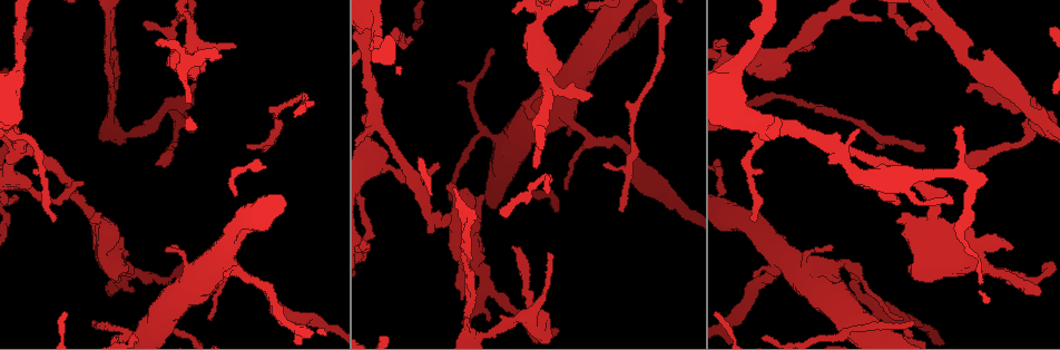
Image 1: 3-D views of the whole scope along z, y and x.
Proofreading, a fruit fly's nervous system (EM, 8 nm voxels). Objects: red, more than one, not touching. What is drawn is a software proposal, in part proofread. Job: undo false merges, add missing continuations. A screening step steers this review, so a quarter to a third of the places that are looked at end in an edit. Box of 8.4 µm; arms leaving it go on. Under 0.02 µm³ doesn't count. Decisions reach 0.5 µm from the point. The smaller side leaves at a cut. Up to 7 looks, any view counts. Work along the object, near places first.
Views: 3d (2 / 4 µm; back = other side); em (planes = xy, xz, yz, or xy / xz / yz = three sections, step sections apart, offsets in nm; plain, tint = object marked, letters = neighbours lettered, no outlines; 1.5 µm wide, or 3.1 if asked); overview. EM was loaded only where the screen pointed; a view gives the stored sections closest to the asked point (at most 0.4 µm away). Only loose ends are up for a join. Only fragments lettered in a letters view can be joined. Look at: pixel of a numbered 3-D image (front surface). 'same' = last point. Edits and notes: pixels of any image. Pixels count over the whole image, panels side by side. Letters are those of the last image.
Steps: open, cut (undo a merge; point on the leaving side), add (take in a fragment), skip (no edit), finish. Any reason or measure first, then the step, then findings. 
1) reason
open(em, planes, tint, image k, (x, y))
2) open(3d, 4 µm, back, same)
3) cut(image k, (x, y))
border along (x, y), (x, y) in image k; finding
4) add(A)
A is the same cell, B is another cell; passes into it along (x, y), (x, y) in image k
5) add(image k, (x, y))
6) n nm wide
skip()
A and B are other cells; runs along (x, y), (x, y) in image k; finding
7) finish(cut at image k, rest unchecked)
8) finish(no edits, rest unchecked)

thin end
open(em, planes, letters, image 1, (513, 246))

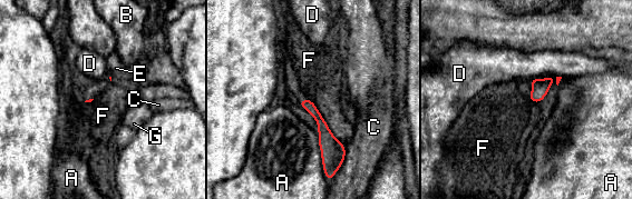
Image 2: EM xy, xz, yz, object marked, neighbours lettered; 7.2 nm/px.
A touches over 320 nm
skip()
A, B, C, D, E, F and G are other cells; border along (309, 98), (327, 123) in image 2; no lettered fragment goes on from it

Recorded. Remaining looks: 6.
tapers out
open(em, xy, step 8, tint, image 1, (548, 252))

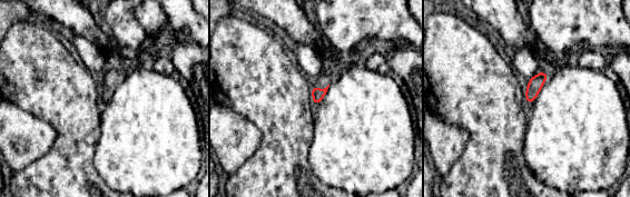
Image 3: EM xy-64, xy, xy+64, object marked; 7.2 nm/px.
another direction
open(em, planes, tint, same)

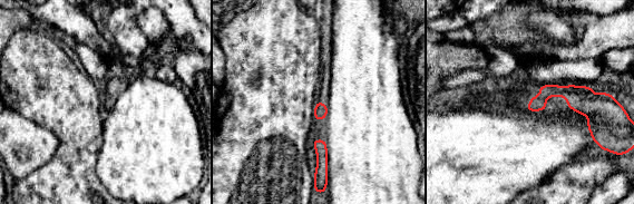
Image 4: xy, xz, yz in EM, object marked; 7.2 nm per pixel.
open(em, planes, letters, same)

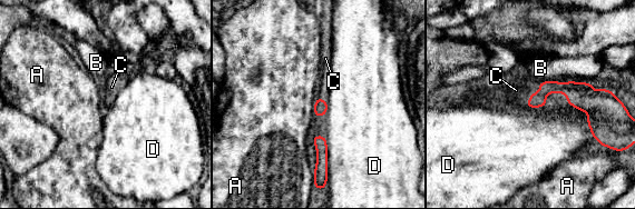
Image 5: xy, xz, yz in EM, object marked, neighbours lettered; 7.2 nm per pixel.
D touches over 280 nm
add(C)
C is the same cell, A, B and D are other cells; passes into it along (573, 89), (538, 91), (526, 85) in image 5; it goes on there

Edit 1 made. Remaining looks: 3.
free end
open(3d, 2 µm, image 1, (557, 330))

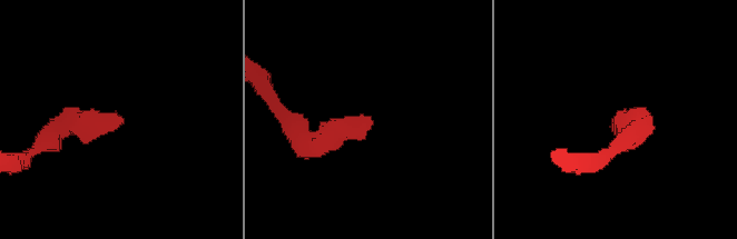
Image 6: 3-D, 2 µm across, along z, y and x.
now the EM
open(em, planes, letters, image 6, (368, 118))

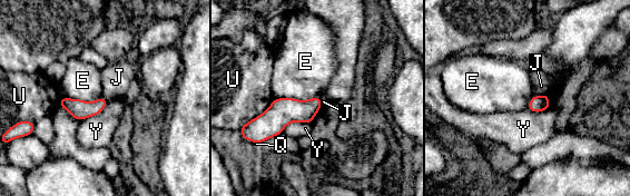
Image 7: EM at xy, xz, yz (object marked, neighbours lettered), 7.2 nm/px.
skip()
E, J, Q, U and Y are other cells; border along (318, 95), (307, 99), (274, 99) in image 7; none of them fits

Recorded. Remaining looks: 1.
finish(add at image 5, rest unchecked)

